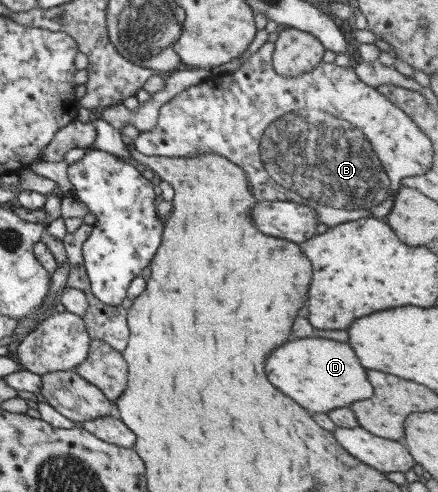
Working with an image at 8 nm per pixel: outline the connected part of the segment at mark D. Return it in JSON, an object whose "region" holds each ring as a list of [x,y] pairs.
{"region":[[[296,338],[274,348],[264,362],[268,382],[282,394],[292,398],[304,410],[327,414],[336,406],[346,406],[356,400],[370,398],[372,388],[364,368],[348,344],[324,338]]]}

